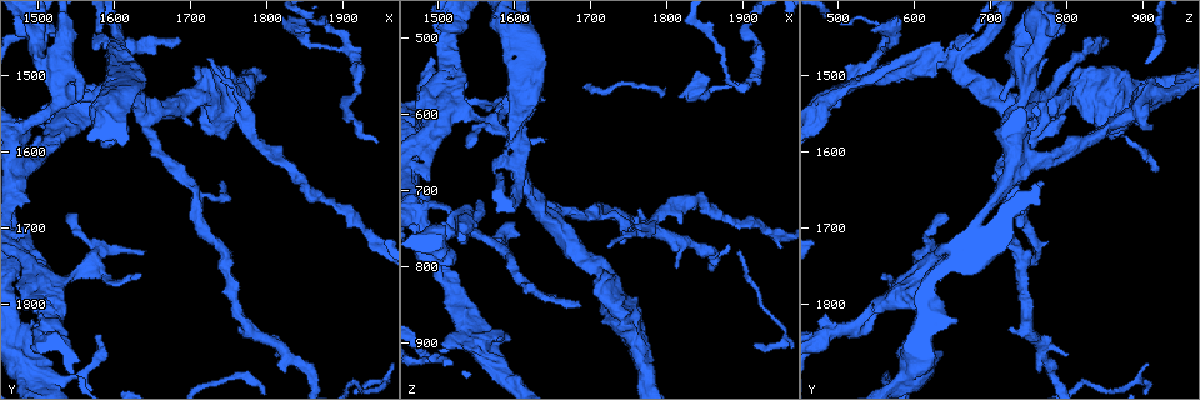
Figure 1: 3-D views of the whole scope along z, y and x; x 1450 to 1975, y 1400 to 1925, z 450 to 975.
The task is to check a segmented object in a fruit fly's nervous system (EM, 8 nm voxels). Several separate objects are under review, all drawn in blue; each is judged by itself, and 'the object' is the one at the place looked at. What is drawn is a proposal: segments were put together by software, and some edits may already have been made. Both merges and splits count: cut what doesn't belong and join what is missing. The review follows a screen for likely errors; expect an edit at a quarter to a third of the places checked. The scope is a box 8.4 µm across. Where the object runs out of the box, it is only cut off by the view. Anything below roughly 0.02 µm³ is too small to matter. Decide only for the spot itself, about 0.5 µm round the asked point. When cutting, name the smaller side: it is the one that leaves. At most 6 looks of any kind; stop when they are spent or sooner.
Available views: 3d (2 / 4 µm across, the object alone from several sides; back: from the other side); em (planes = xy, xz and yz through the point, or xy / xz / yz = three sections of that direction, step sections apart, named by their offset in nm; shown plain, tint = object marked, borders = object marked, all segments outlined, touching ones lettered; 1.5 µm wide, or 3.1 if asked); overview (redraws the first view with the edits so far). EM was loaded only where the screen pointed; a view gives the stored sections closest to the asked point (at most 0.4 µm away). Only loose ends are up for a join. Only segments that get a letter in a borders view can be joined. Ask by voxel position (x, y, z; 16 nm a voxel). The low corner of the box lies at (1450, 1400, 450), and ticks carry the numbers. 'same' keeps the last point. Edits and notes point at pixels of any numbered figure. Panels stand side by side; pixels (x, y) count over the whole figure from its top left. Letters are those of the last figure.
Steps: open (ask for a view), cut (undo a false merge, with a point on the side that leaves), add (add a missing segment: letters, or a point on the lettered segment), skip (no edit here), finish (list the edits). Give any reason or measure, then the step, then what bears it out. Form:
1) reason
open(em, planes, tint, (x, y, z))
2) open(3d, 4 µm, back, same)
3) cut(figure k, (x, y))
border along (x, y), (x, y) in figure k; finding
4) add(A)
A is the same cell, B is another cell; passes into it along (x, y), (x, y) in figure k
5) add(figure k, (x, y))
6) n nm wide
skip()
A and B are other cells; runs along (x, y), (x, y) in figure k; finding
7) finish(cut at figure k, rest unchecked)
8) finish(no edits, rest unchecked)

free end
open(em, xz, step 4, borders, (1820, 1600, 740))

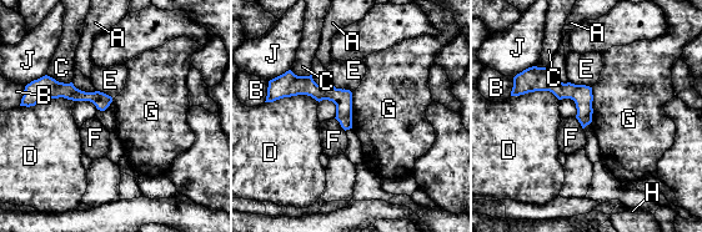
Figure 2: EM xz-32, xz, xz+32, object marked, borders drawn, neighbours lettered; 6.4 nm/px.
skip()
A, B, C, D, E, F, G, H and J are other cells; border along (351, 92), (352, 127) in figure 2; none of them fits

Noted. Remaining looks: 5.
a fork
open(3d, 2 µm, (1905, 1460, 560))

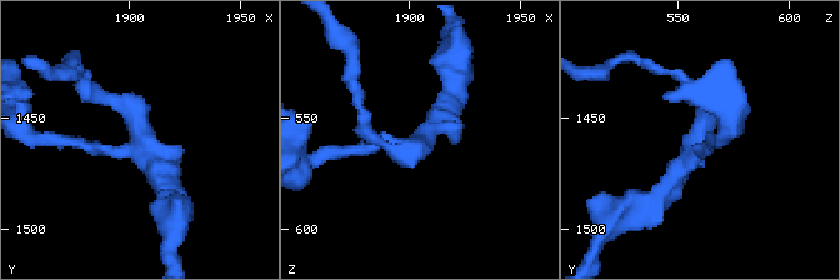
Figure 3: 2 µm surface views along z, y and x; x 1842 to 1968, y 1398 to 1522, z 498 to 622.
3 arms; need the tissue
open(em, planes, borders, (1904, 1462, 560))

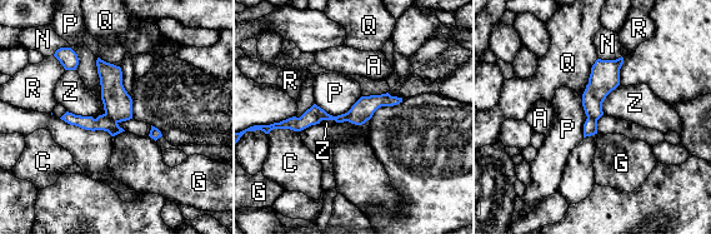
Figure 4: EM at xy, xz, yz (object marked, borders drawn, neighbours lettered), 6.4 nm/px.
P touches over 400 nm
cut(figure 4, (118, 104))
A, C, G, N, P, Q, R and Z are other cells; border along (104, 114), (116, 123) in figure 4; two neurons meet here

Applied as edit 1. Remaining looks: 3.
tapers out
open(3d, 4 µm, (1720, 1475, 775))

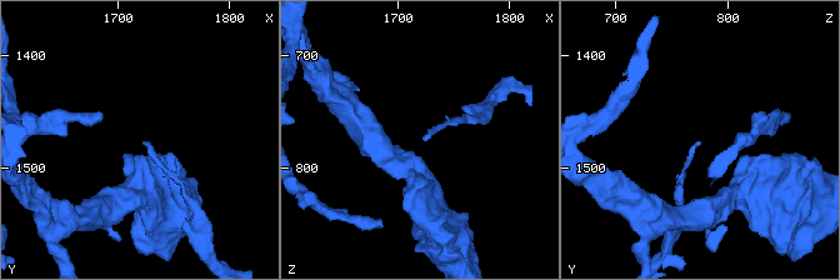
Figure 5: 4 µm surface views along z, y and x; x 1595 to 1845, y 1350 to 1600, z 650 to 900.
open(em, 3.1 µm, planes, borders, (1726, 1476, 770))

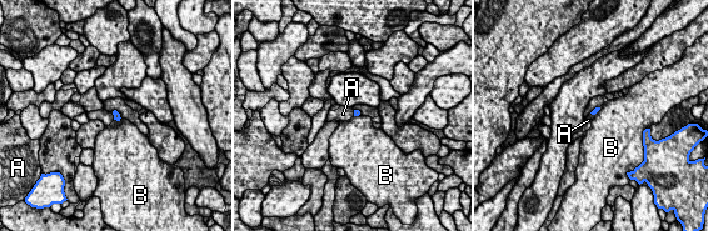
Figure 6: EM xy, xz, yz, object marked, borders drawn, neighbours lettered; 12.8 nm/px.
70 nm wide; B touches over 100 nm
add(A)
A is the same cell, B is another cell; it goes on there

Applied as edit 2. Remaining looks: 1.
finish(cut at figure 4, add at figure 6, rest unchecked)

